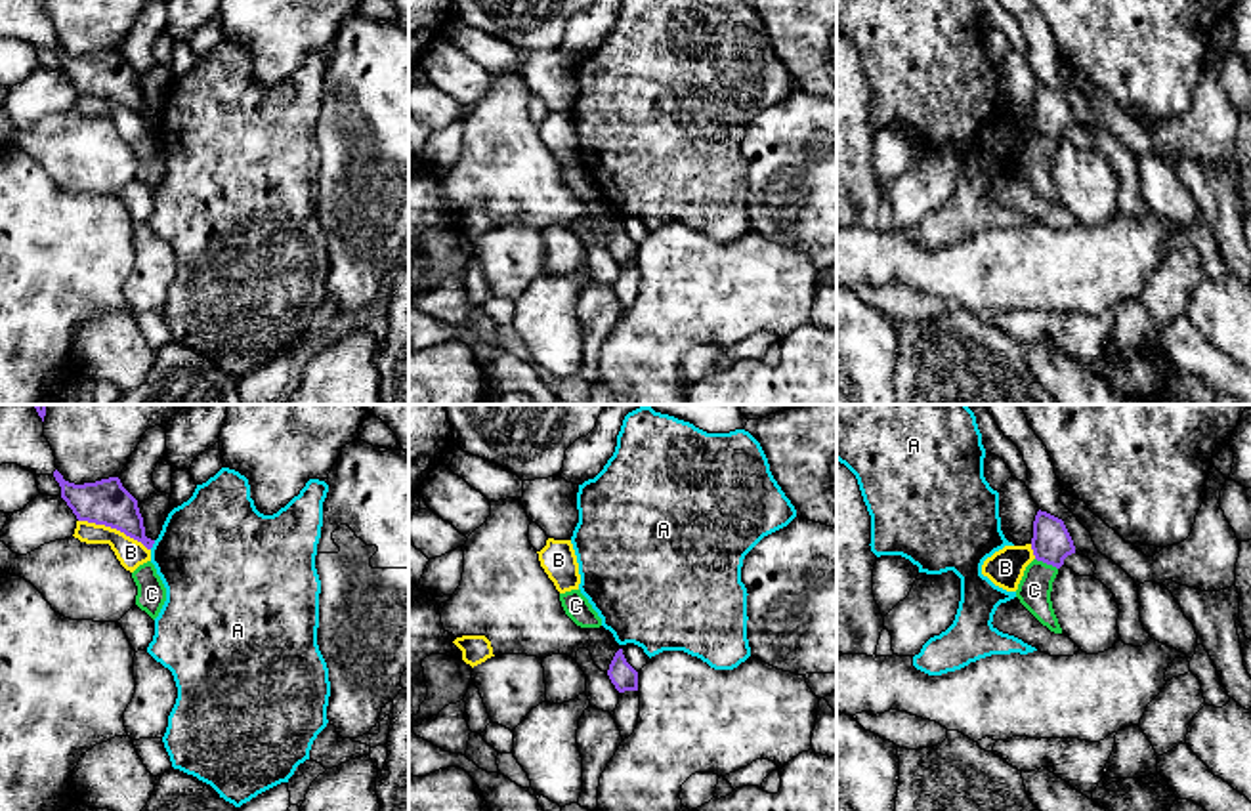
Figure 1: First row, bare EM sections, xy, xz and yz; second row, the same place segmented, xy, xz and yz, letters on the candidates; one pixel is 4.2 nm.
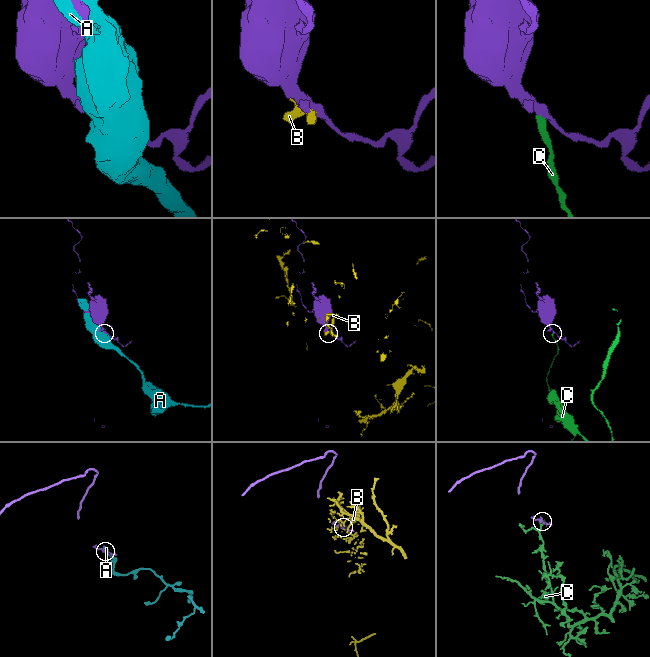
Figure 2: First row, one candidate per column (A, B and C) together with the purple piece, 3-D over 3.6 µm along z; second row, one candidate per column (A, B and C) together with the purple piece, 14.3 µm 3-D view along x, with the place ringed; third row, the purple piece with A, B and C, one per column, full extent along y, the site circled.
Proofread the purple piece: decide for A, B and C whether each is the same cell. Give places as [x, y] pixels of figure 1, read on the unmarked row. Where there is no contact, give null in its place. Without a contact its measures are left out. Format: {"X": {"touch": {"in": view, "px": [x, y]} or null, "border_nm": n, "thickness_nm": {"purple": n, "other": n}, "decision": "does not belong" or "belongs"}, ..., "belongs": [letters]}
{"A": {"touch": {"in": "xy", "px": [153, 115]}, "border_nm": 50, "thickness_nm": {"purple": 180, "other": 460}, "decision": "does not belong"}, "B": {"touch": {"in": "xy", "px": [115, 100]}, "border_nm": 340, "thickness_nm": {"purple": 190, "other": 120}, "decision": "does not belong"}, "C": {"touch": {"in": "yz", "px": [1047, 136]}, "border_nm": 110, "thickness_nm": {"purple": 170, "other": 140}, "decision": "does not belong"}, "belongs": []}

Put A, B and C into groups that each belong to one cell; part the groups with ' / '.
A / B / C

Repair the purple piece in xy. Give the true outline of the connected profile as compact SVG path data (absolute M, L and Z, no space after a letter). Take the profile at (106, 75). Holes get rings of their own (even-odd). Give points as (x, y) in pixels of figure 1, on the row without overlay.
M57 42L53 44L53 50L61 59L61 71L78 94L117 101L141 114L147 122L153 120L155 113L145 109L138 73L122 59L118 50L84 57L65 53Z

